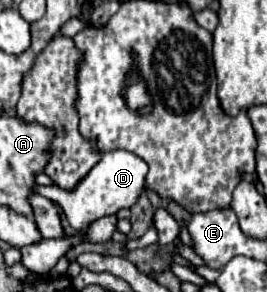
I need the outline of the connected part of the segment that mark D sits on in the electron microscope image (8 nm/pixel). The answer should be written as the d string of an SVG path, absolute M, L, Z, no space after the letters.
M112 150L102 156L102 160L82 178L82 182L72 190L58 190L56 186L34 186L36 194L50 196L50 200L58 202L70 222L70 226L78 232L82 232L94 218L102 218L102 214L116 214L120 208L130 208L136 204L140 198L144 184L146 184L146 174L148 174L148 164L126 150Z

